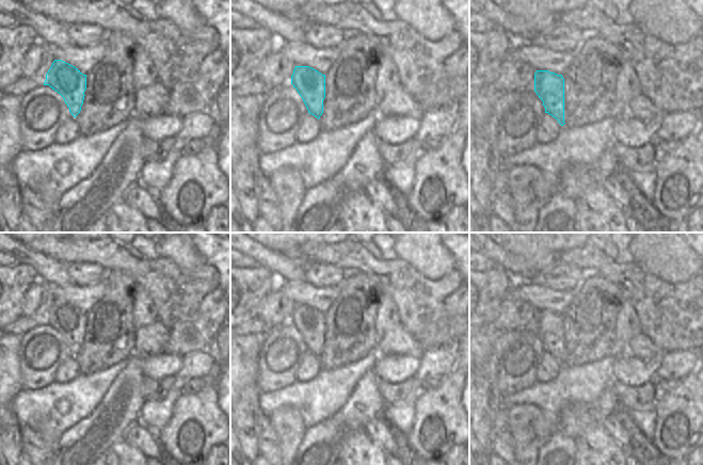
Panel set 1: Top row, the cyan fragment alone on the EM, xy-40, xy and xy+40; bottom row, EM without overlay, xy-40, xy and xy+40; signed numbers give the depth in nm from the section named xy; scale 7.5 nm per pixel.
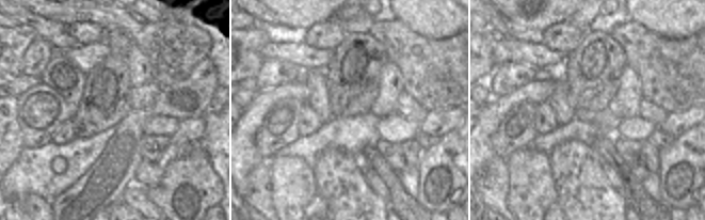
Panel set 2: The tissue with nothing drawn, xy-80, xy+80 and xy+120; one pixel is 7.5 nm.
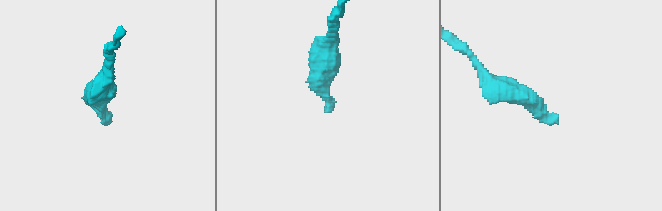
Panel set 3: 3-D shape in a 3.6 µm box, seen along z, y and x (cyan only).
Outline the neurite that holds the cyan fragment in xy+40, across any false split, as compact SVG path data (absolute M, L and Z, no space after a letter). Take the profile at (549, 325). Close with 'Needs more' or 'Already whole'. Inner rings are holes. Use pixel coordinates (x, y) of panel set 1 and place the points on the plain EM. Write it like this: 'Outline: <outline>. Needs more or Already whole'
Outline: M537 309L534 312L534 331L543 340L545 352L555 356L563 365L566 360L563 315L548 309Z. Needs more.

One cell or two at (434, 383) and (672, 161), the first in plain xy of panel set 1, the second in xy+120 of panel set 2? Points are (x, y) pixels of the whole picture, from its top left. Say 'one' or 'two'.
two

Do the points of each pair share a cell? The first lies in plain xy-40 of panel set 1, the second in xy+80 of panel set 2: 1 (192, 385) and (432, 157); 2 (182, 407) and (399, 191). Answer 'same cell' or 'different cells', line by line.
1: different cells
2: different cells

